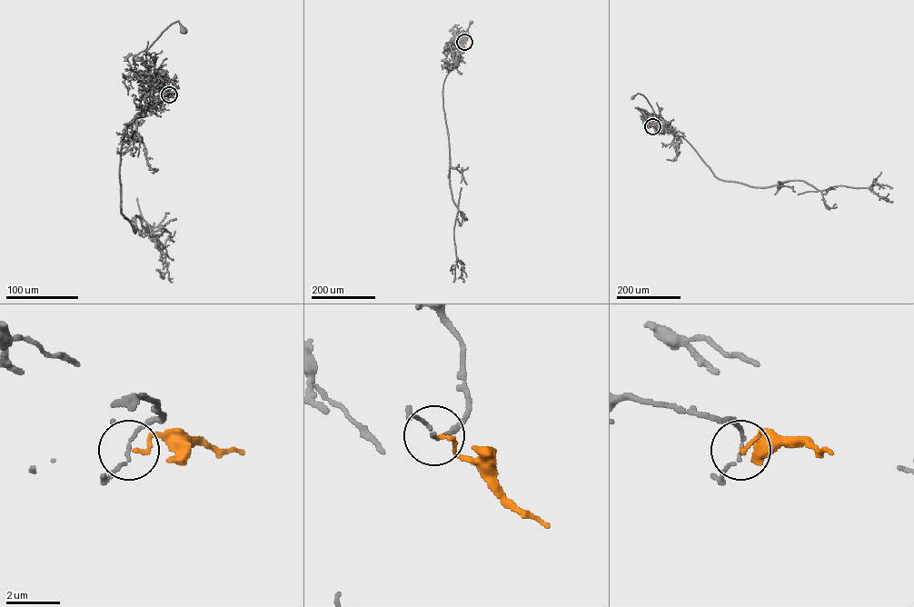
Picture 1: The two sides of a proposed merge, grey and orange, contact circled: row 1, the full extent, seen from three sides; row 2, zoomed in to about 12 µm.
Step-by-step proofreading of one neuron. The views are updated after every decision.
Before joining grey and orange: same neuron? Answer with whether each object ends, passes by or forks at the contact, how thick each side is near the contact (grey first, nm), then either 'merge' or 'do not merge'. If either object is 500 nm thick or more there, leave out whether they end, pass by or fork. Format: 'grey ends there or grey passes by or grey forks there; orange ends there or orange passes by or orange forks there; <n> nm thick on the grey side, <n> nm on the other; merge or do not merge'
grey passes by; orange ends there; 90 nm thick on the grey side, 120 nm on the other; do not merge

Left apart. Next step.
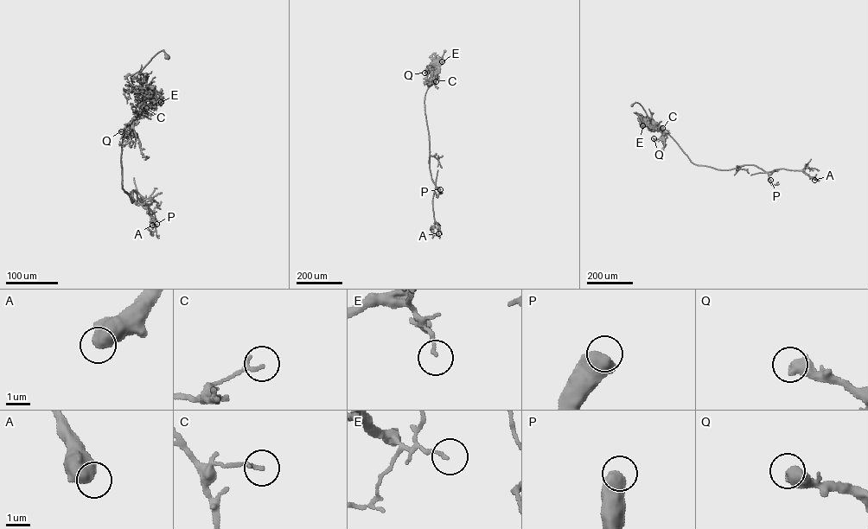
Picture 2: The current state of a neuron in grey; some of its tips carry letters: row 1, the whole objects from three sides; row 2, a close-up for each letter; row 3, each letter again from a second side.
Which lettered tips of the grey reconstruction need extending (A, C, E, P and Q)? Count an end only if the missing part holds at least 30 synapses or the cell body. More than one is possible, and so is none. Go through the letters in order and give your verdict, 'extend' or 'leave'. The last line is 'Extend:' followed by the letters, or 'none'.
A: leave
C: leave
E: leave
P: leave
Q: extend
Extend: Q

